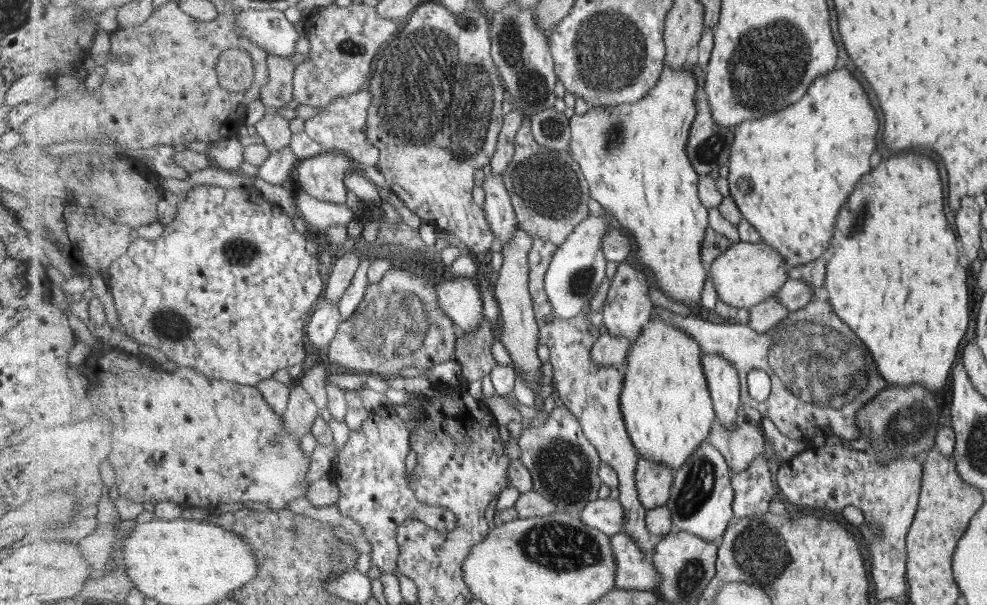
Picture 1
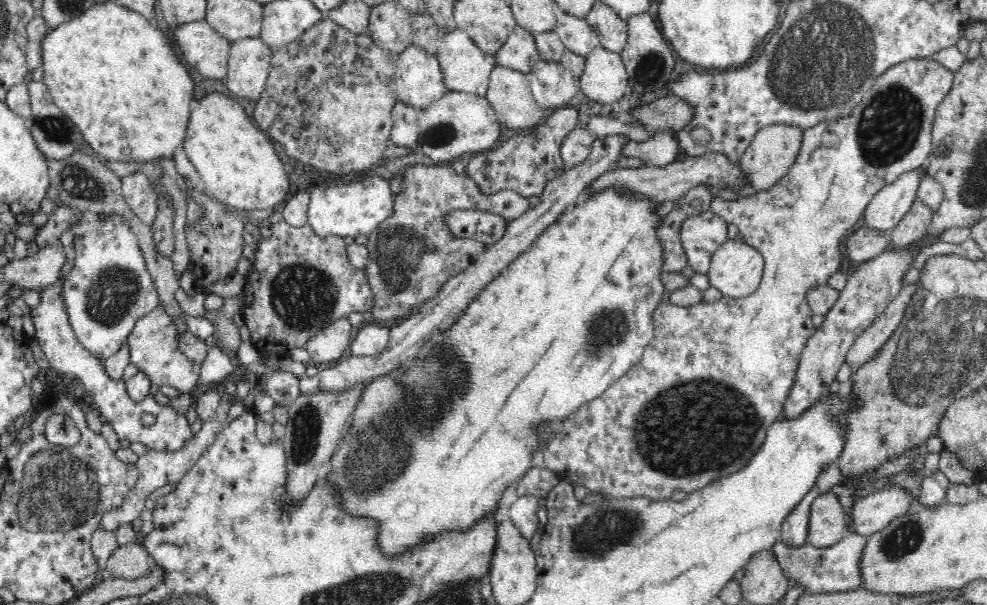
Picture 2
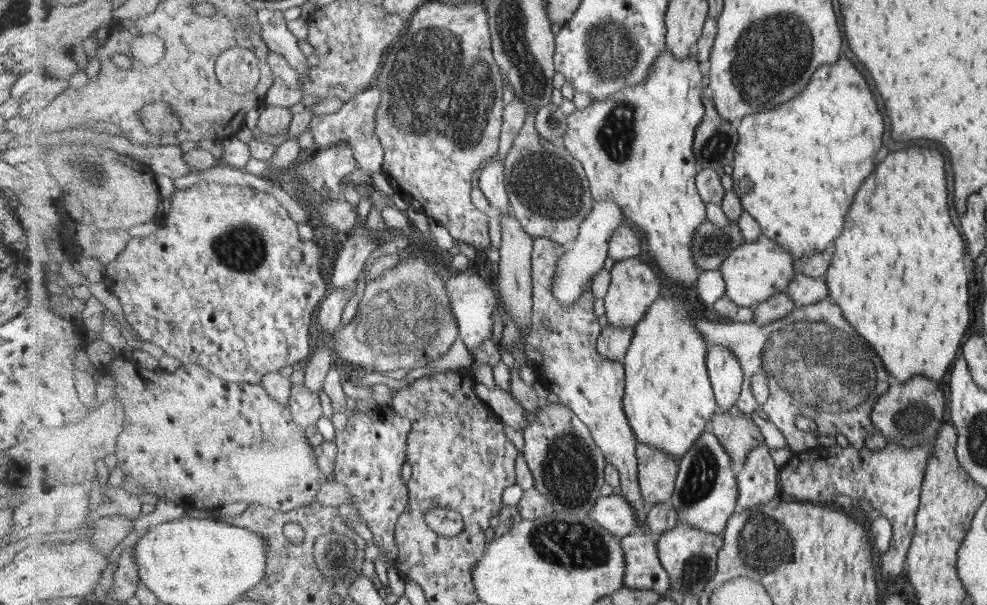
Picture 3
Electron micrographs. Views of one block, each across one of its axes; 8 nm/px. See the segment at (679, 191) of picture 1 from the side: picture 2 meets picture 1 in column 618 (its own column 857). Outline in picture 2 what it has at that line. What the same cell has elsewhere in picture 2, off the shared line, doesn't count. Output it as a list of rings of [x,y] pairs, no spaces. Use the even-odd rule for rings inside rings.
[[[918,57],[895,64],[874,81],[875,84],[872,89],[868,90],[861,102],[853,108],[851,118],[840,118],[829,123],[822,121],[818,125],[803,131],[802,144],[792,168],[770,190],[748,194],[748,196],[741,195],[736,200],[726,200],[726,198],[711,194],[709,211],[724,217],[729,223],[735,224],[743,236],[743,242],[761,254],[763,277],[760,286],[748,296],[734,299],[723,296],[714,303],[707,303],[702,300],[699,303],[682,307],[661,302],[652,313],[654,338],[643,353],[640,362],[628,370],[626,374],[623,374],[612,386],[608,386],[598,398],[580,406],[574,414],[570,414],[566,420],[554,428],[554,434],[550,436],[550,440],[546,442],[546,448],[543,450],[543,464],[554,471],[560,480],[568,481],[574,486],[582,485],[584,488],[588,488],[592,494],[599,492],[603,496],[602,498],[606,499],[630,498],[634,495],[644,495],[656,500],[669,499],[676,489],[691,493],[710,485],[711,482],[742,470],[750,461],[750,458],[760,450],[760,446],[764,444],[768,428],[776,422],[787,420],[784,416],[784,406],[786,406],[788,394],[794,386],[800,356],[802,356],[802,351],[805,350],[808,340],[816,334],[817,330],[814,322],[812,322],[813,313],[809,310],[804,298],[805,290],[817,284],[827,283],[828,278],[841,268],[841,239],[860,225],[862,212],[868,206],[870,199],[874,198],[874,195],[885,186],[896,182],[908,171],[914,171],[926,165],[928,153],[932,150],[932,121],[934,114],[936,114],[936,106],[950,92],[953,78],[953,72],[926,57]]]

